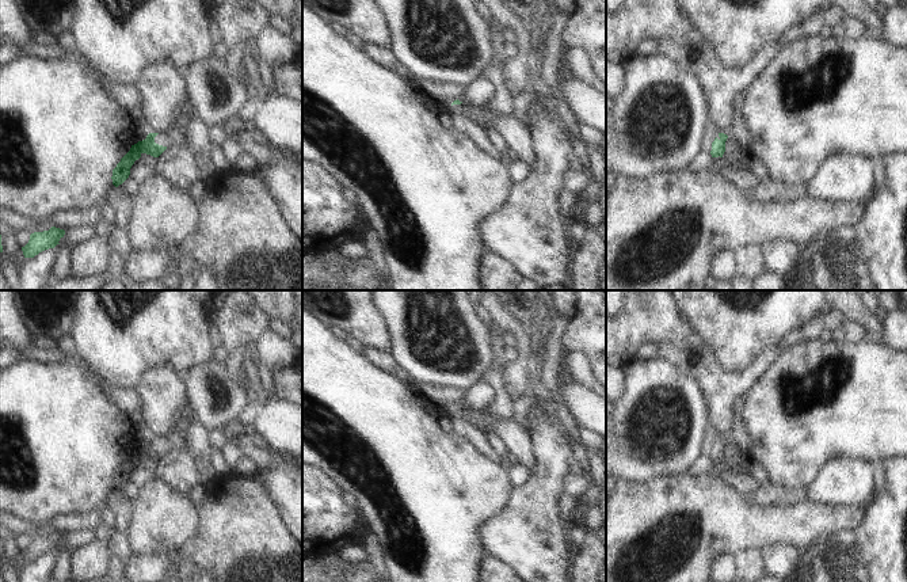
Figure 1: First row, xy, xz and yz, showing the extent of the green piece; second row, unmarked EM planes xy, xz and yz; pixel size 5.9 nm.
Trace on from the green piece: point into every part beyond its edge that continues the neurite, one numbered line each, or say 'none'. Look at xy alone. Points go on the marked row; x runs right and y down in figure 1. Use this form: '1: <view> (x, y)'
1: xy (175, 136)

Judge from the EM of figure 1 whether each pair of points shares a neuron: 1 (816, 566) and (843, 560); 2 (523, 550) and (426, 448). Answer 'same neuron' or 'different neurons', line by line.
1: same neuron
2: different neurons

